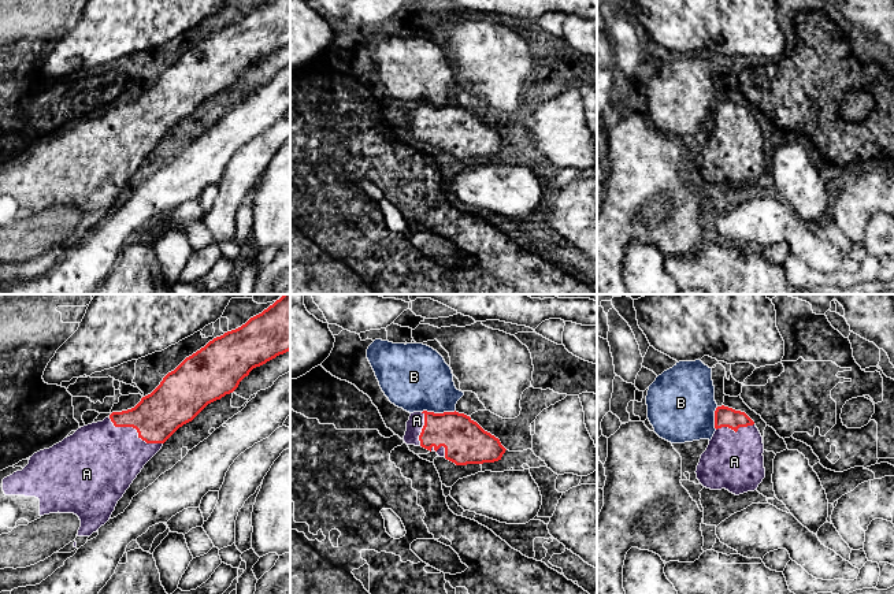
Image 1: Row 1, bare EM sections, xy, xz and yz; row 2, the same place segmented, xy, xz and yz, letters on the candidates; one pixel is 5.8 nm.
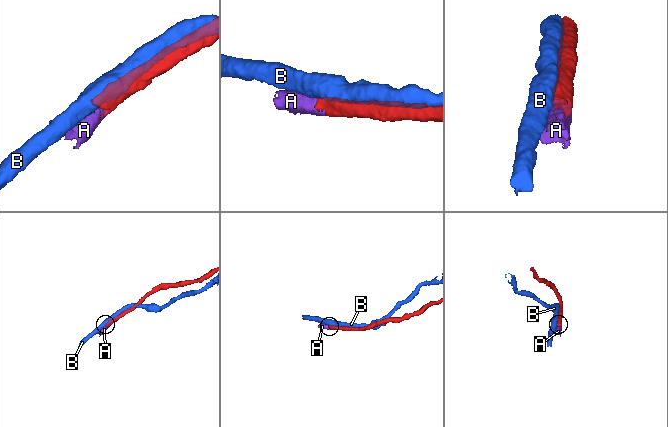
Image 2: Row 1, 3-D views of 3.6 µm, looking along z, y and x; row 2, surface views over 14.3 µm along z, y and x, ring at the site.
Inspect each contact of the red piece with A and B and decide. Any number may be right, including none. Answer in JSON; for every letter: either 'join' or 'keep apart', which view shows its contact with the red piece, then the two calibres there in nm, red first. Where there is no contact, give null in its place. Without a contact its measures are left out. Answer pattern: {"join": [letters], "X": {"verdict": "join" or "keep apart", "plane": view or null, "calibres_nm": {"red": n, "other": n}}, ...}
{"join": ["A"], "A": {"verdict": "join", "plane": "xy", "calibres_nm": {"red": 280, "other": 400}}, "B": {"verdict": "keep apart", "plane": "xz", "calibres_nm": {"red": 260, "other": 380}}}

